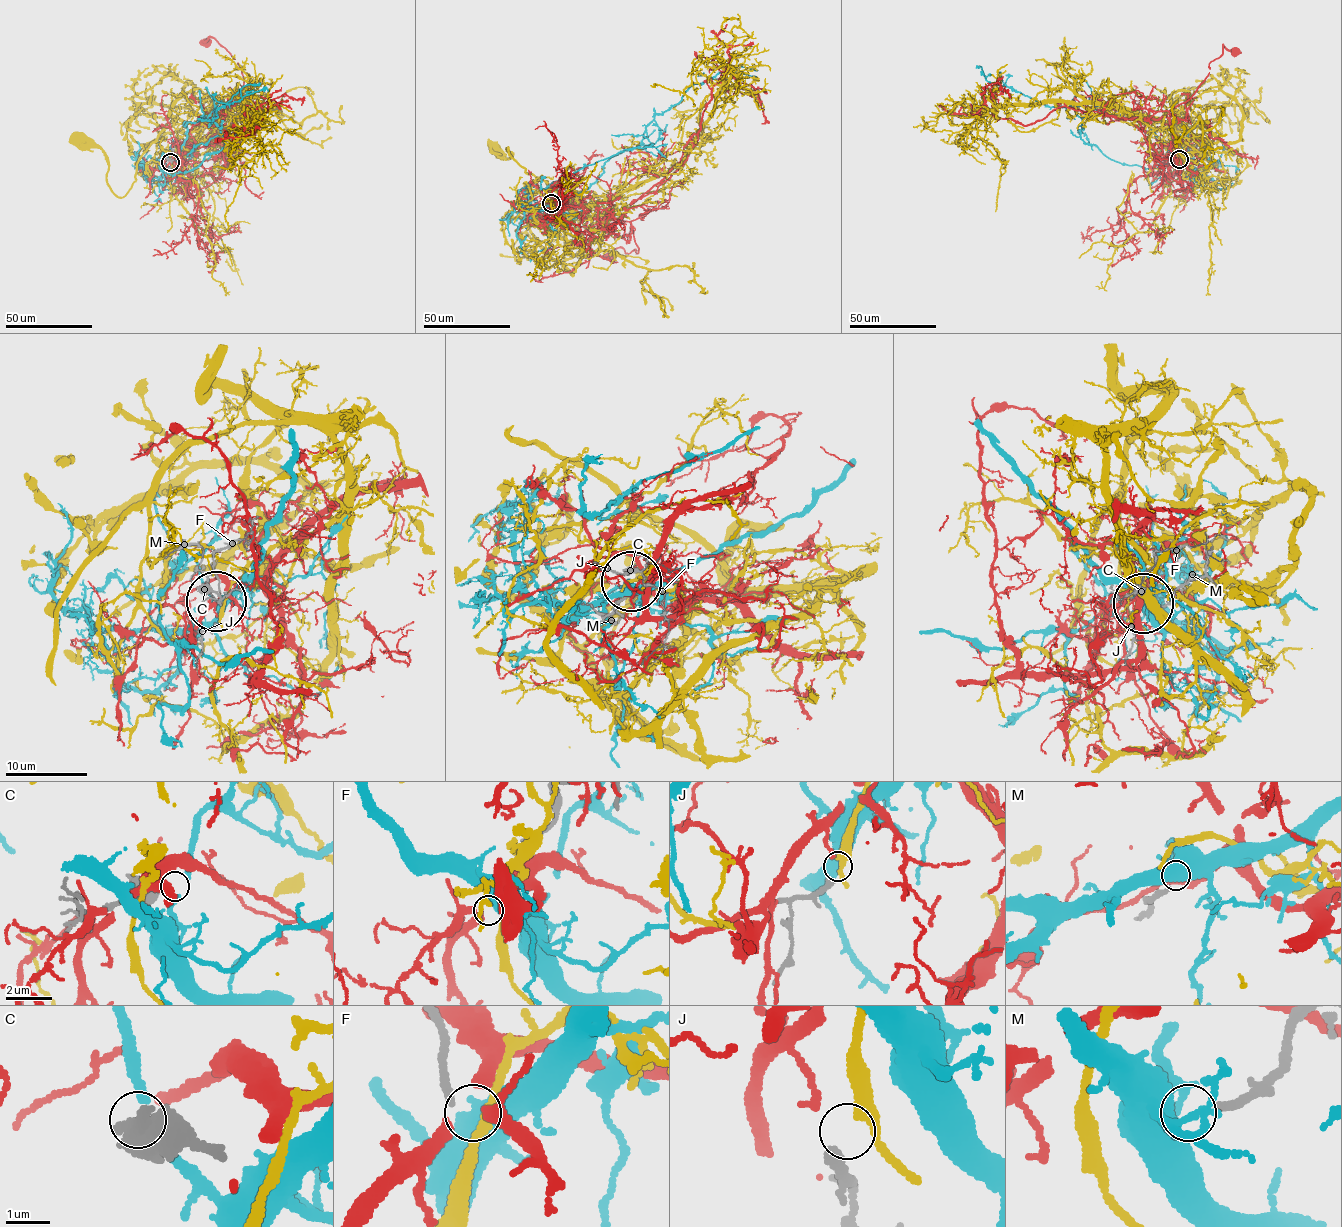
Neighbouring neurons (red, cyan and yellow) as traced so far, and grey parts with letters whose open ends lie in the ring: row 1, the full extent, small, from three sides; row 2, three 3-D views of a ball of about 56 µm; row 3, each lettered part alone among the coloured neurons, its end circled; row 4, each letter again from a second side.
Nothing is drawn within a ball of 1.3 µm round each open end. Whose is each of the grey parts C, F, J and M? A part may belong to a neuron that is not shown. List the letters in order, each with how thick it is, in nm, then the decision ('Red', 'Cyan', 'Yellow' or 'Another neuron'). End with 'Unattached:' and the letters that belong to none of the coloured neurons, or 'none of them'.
C: Thickness 550 nm. Another neuron
F: Thickness 170 nm. Another neuron
J: Thickness 280 nm. Yellow
M: Thickness 200 nm. Cyan
Unattached: C, F

